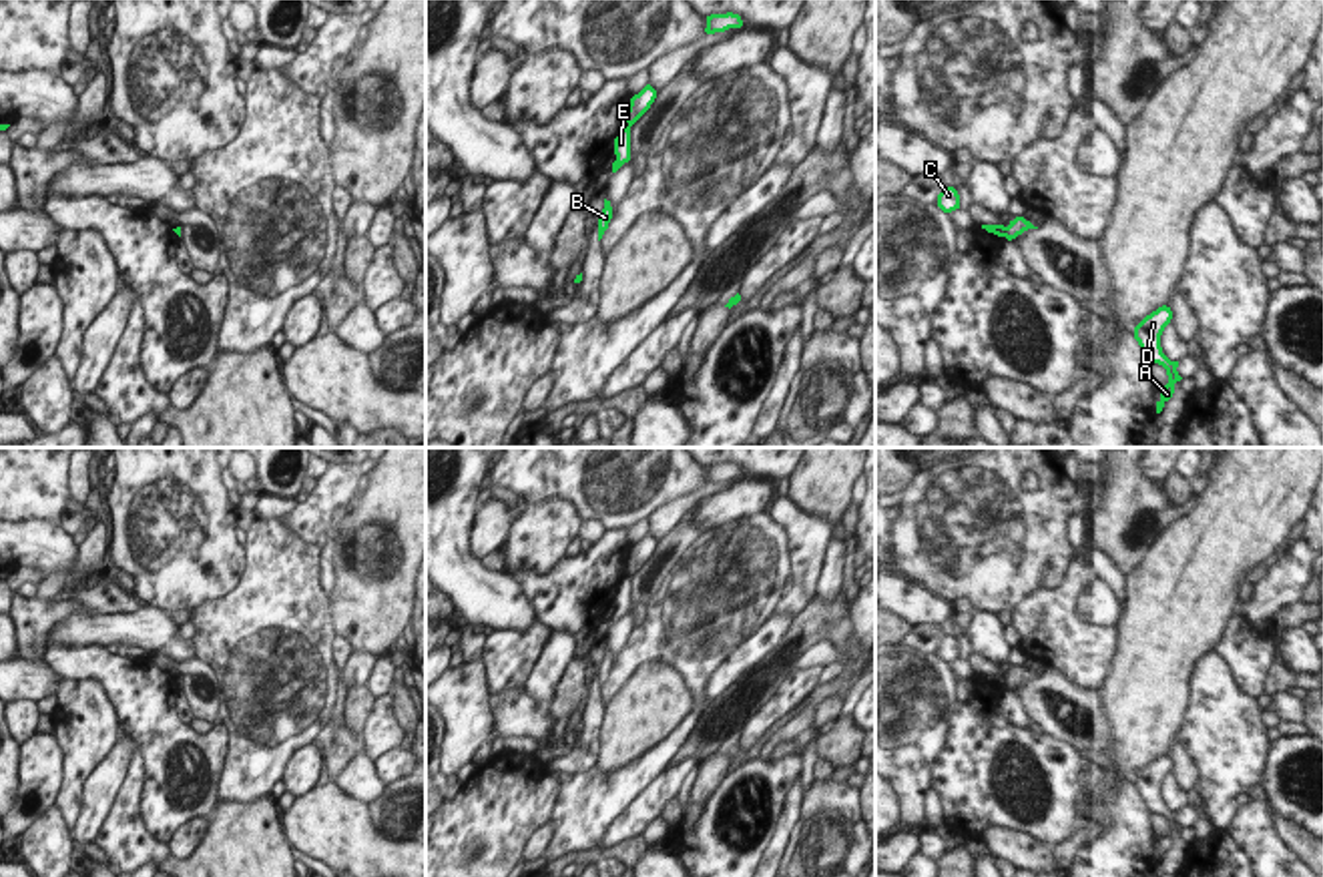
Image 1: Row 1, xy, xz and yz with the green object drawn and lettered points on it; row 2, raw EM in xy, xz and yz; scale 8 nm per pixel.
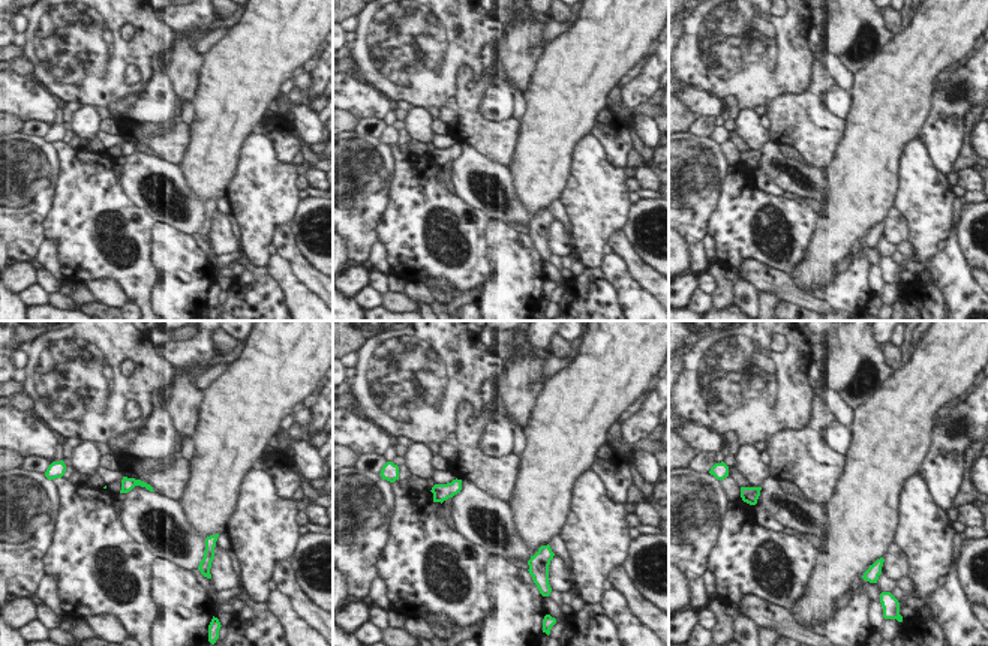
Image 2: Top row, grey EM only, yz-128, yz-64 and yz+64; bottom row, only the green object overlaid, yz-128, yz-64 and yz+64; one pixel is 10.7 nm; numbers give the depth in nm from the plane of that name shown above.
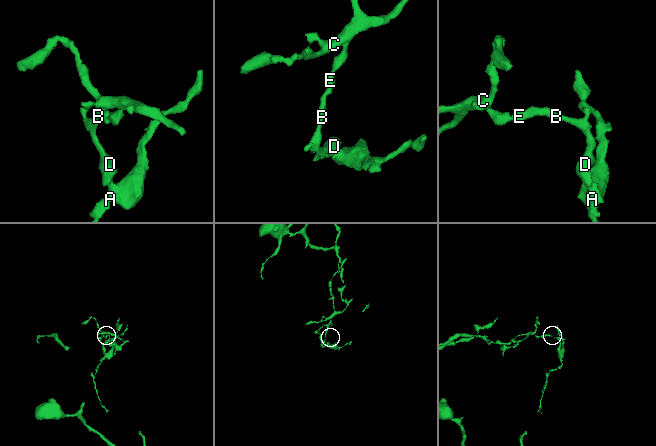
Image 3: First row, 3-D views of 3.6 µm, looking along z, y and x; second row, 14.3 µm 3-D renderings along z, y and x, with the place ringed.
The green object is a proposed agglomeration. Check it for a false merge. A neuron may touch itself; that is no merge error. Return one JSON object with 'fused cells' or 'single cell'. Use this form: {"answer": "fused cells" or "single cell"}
{"answer": "fused cells"}

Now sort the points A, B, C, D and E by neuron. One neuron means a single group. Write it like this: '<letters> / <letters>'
A B D E / C

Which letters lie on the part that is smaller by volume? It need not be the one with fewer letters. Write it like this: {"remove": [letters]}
{"remove": ["A", "B", "D", "E"]}

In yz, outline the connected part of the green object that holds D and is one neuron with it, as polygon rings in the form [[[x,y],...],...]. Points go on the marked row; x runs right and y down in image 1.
[[[1162,305],[1156,311],[1152,311],[1150,315],[1146,315],[1134,327],[1134,339],[1138,341],[1146,359],[1162,365],[1166,369],[1166,375],[1168,375],[1168,383],[1160,387],[1160,399],[1156,401],[1156,413],[1160,413],[1164,403],[1172,397],[1174,383],[1182,379],[1176,371],[1178,361],[1170,361],[1162,353],[1162,347],[1160,347],[1160,335],[1162,335],[1164,327],[1170,323],[1170,319],[1172,319],[1170,307]]]

